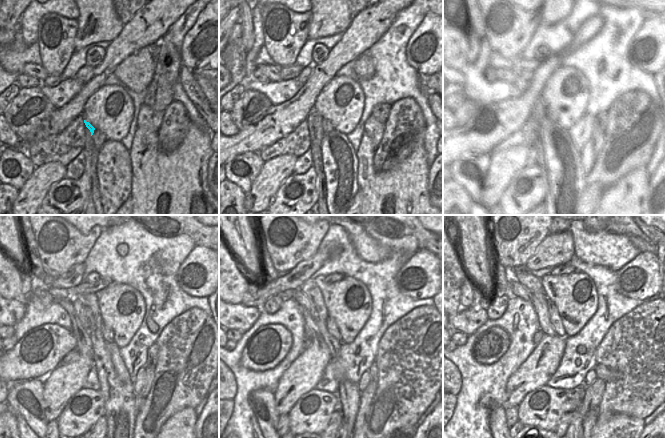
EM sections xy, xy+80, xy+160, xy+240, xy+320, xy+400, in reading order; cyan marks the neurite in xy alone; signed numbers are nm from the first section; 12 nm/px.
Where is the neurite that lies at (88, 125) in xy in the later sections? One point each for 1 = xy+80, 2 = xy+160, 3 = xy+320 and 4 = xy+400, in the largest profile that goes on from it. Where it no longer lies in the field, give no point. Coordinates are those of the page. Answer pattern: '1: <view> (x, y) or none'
1: xy+80 (314, 119)
2: xy+160 (539, 110)
3: xy+320 (299, 296)
4: xy+400 (518, 289)

